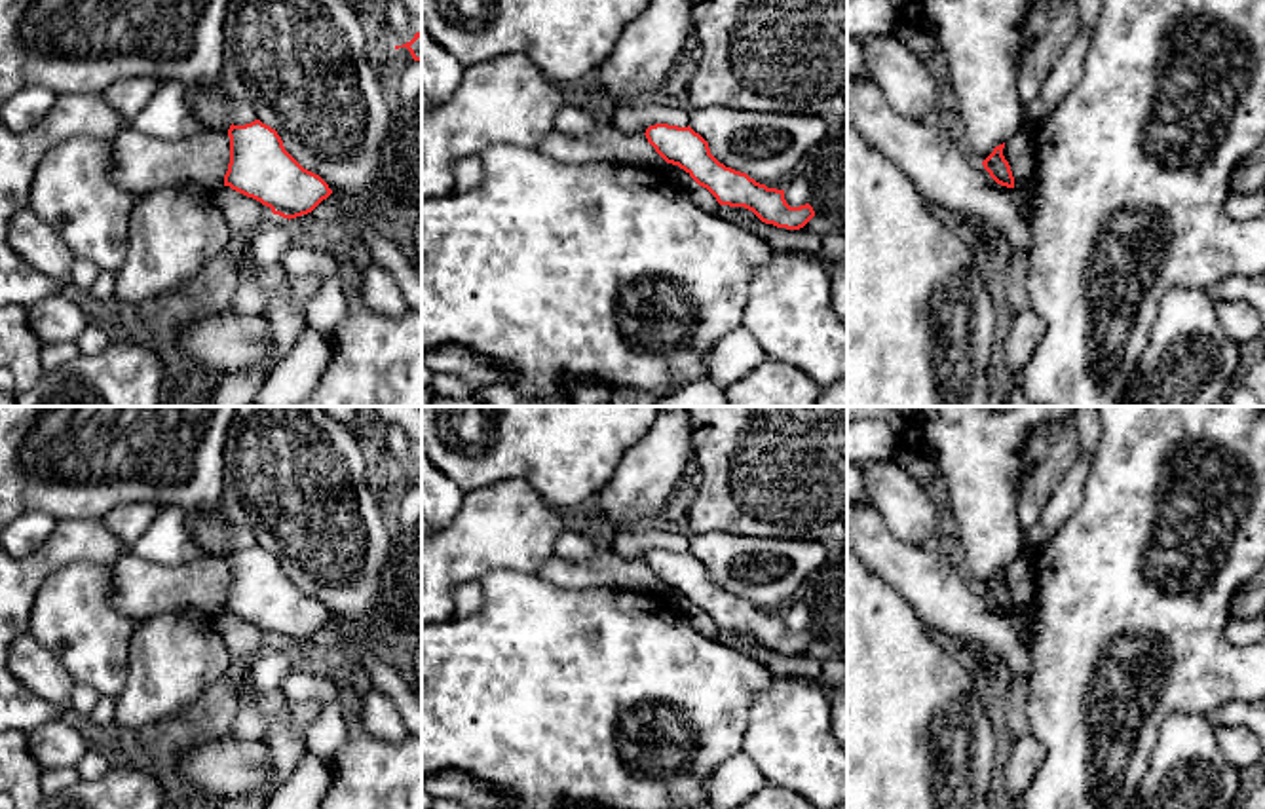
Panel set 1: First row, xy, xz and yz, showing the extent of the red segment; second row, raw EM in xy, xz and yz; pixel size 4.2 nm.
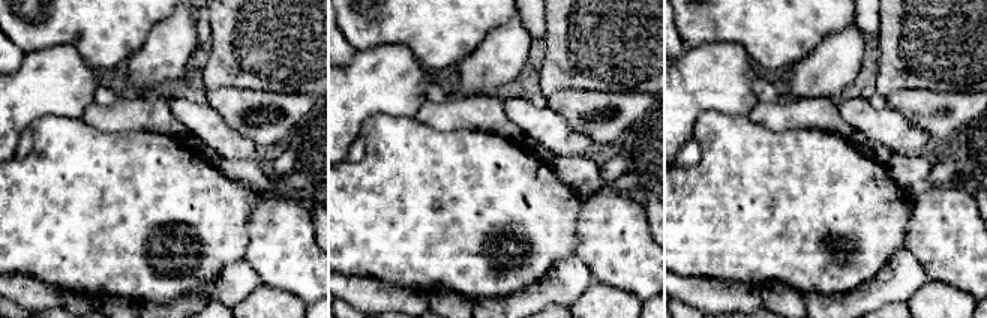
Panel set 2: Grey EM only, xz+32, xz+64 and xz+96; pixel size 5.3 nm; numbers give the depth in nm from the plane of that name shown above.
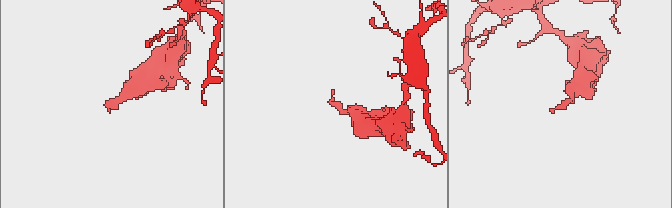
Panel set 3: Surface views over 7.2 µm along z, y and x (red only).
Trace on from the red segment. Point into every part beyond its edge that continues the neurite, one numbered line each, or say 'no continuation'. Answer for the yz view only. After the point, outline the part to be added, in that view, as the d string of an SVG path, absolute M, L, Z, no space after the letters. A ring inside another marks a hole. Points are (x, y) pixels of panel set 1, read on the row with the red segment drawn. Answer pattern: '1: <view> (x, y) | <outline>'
no continuation

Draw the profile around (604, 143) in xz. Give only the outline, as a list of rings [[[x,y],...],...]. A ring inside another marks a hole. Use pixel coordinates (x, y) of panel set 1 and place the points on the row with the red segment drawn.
[[[604,116],[596,129],[589,135],[570,137],[551,131],[538,150],[564,165],[579,163],[625,163],[651,171],[663,171],[667,161],[648,142],[646,135],[621,133]]]

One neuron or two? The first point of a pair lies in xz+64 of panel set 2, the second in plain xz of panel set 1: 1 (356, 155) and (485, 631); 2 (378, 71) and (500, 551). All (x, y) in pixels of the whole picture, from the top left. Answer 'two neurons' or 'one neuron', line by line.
1: two neurons
2: one neuron

